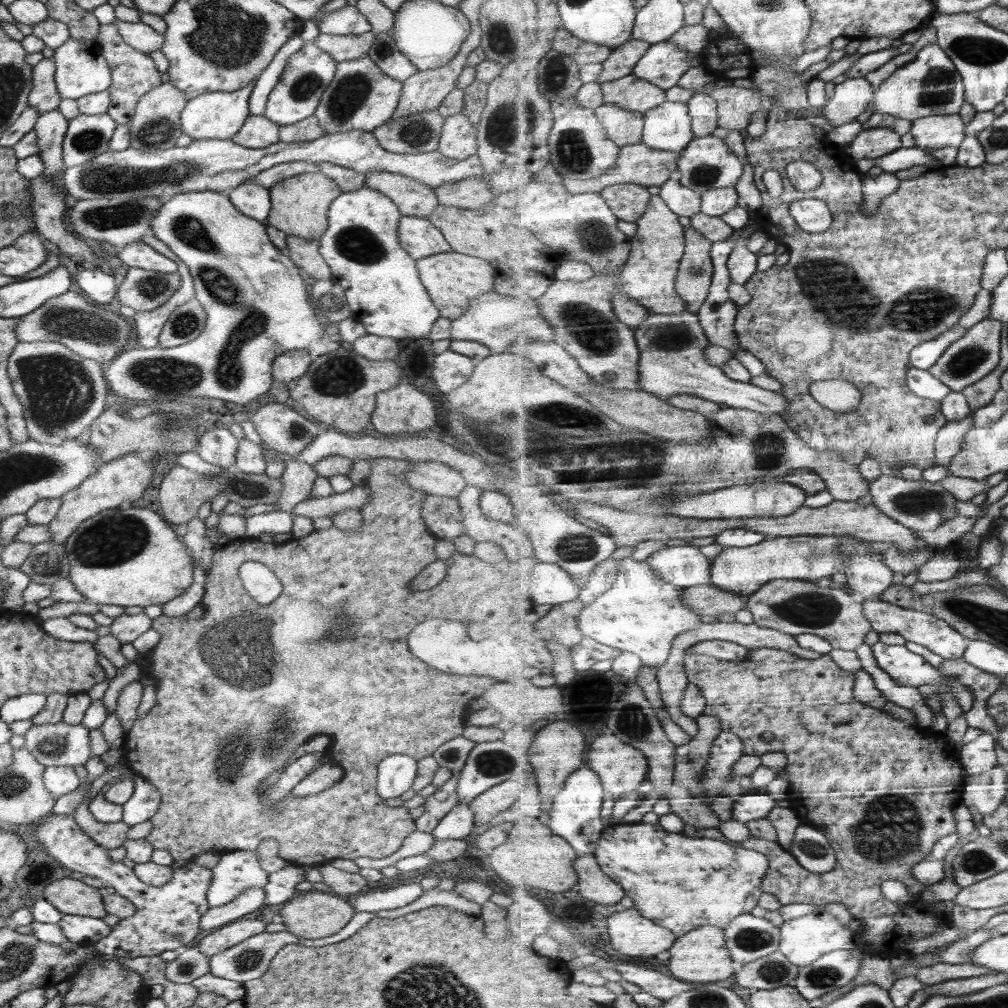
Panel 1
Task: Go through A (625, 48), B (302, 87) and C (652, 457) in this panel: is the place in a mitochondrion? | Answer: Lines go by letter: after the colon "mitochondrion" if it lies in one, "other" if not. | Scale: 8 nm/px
A: other
B: mitochondrion
C: mitochondrion

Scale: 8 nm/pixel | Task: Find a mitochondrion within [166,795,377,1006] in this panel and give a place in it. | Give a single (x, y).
(248, 960)

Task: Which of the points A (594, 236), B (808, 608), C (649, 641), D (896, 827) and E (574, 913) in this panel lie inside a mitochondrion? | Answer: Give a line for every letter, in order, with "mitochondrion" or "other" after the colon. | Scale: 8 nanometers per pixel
A: mitochondrion
B: mitochondrion
C: other
D: mitochondrion
E: other

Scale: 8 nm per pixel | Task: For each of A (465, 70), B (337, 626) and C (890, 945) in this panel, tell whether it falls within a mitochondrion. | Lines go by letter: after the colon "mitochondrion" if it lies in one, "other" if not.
A: other
B: mitochondrion
C: other

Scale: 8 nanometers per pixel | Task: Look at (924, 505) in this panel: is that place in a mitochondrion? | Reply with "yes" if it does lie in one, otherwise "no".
yes

